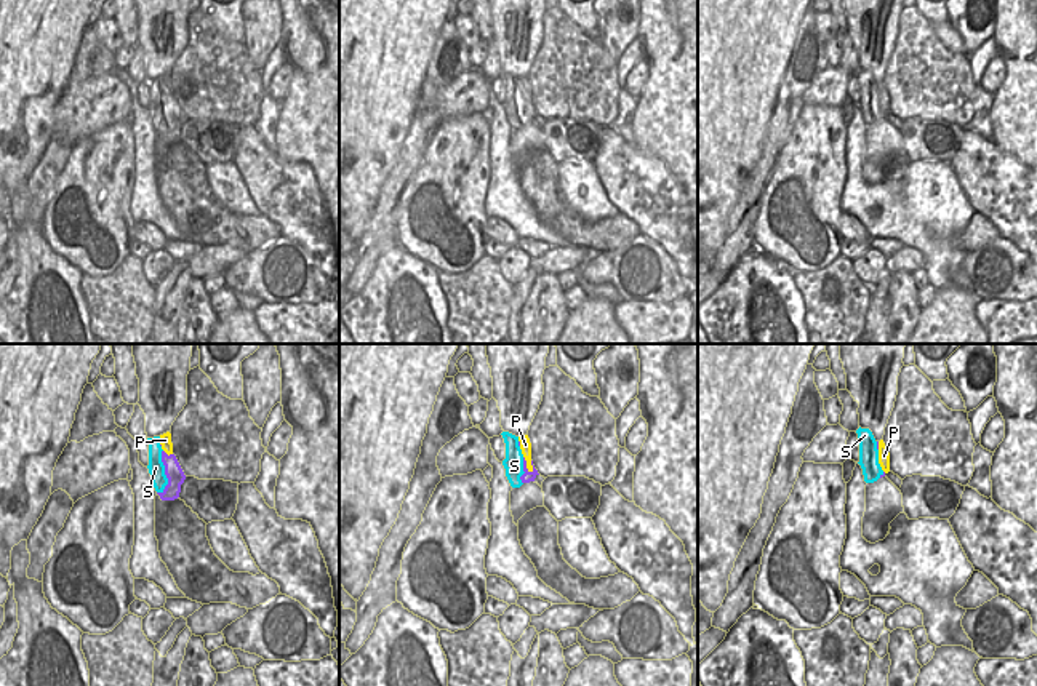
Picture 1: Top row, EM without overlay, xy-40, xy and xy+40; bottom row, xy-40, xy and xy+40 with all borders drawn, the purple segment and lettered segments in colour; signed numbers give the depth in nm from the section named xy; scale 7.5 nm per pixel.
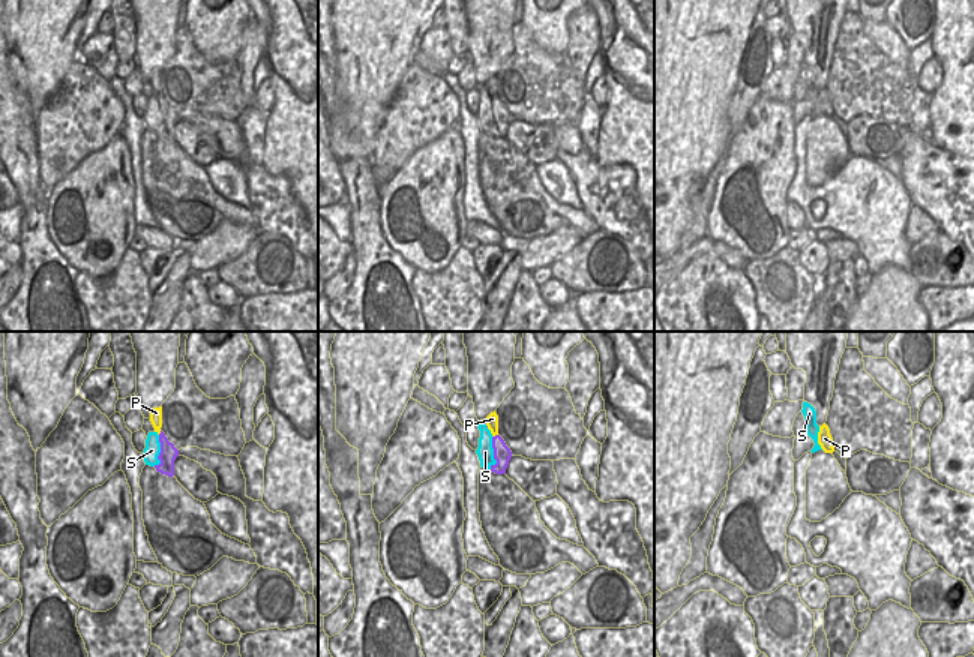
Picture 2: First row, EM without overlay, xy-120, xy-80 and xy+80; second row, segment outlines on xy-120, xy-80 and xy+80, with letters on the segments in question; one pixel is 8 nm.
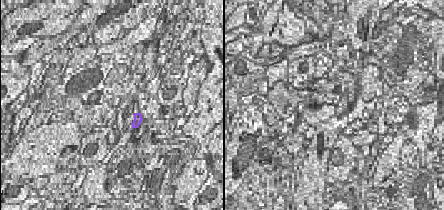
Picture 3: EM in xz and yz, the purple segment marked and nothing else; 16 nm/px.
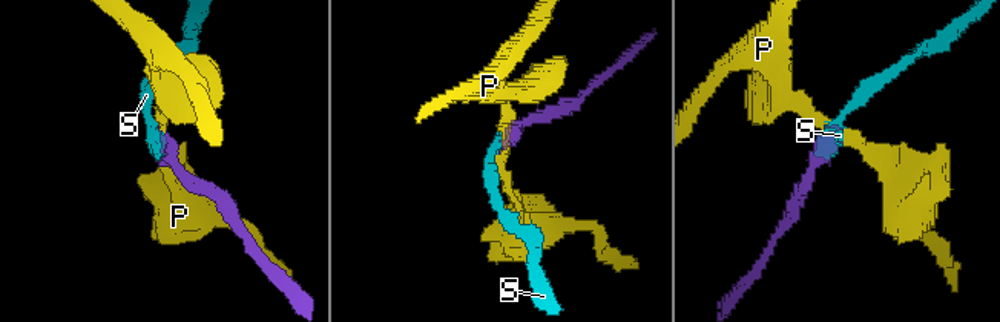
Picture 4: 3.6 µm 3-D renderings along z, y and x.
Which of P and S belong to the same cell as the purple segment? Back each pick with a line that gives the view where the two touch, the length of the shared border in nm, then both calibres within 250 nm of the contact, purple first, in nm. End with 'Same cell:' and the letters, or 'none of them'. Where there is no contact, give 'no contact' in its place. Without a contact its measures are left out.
S: meets purple in xy-40; contact 340 nm long; 130 nm thick on the purple side, 120 nm on the other
Same cell: S

